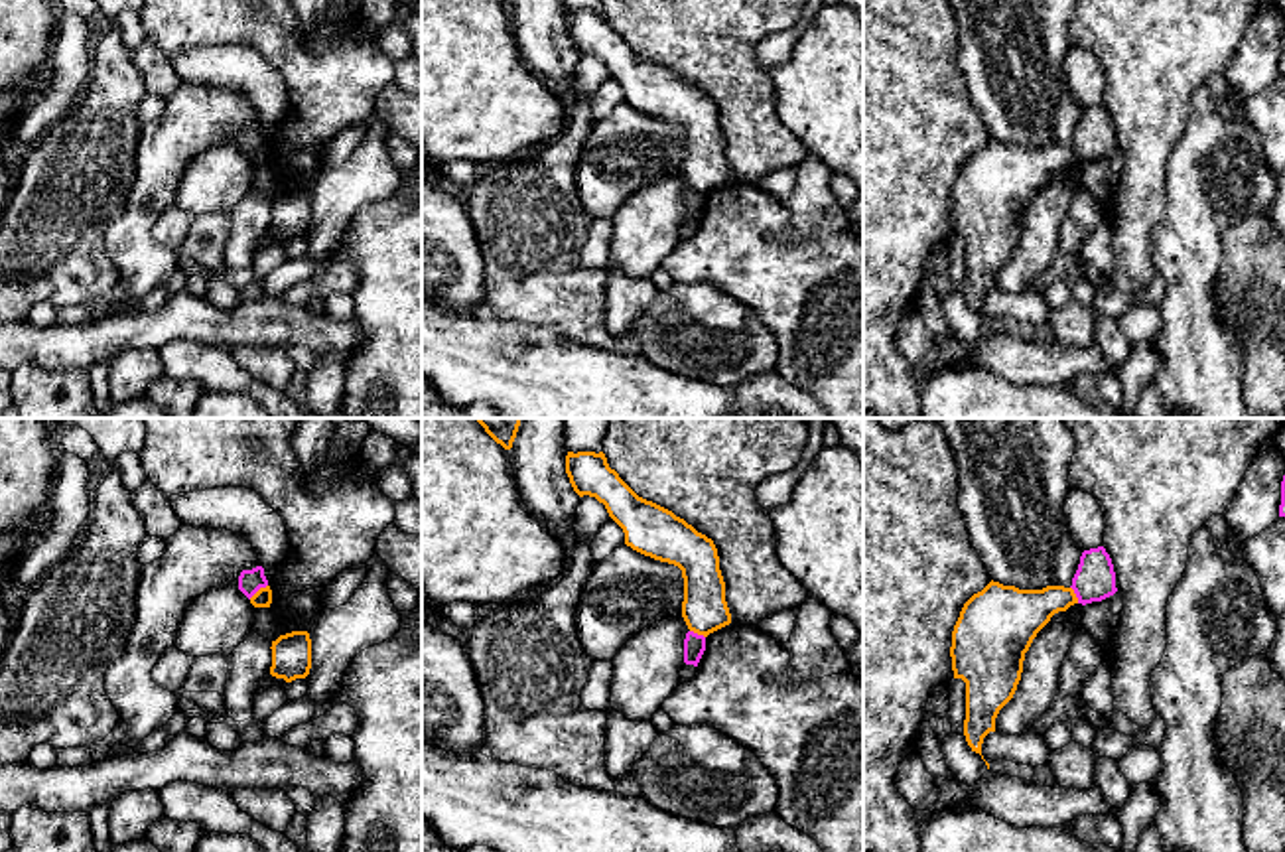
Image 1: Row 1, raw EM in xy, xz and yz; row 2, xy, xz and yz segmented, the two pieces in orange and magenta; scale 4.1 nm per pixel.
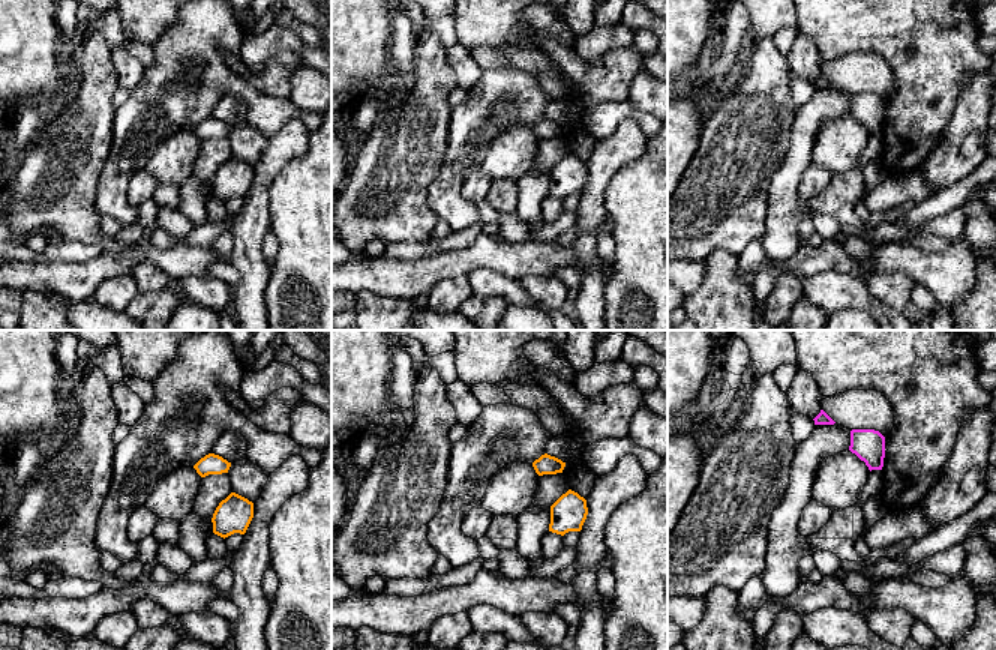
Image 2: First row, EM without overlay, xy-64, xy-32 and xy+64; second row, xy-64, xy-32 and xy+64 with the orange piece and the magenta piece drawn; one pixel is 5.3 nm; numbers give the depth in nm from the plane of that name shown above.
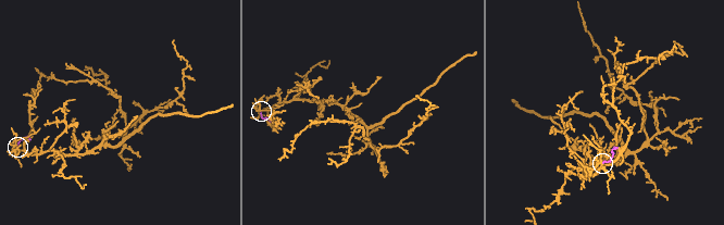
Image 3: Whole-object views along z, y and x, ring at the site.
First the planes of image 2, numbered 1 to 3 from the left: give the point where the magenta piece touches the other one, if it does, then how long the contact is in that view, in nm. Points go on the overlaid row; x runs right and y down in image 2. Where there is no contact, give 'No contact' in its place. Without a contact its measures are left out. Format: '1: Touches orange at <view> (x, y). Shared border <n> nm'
1: No contact
2: No contact
3: No contact

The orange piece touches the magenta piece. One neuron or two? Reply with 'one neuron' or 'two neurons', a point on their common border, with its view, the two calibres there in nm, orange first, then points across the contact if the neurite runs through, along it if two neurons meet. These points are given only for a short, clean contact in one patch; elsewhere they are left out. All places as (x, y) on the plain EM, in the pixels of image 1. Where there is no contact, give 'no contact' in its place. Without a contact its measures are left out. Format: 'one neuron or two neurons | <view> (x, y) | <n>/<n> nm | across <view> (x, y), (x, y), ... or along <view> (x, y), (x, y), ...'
two neurons | xy (259, 148) | 80/100 nm | along xy (267, 142), (249, 156)

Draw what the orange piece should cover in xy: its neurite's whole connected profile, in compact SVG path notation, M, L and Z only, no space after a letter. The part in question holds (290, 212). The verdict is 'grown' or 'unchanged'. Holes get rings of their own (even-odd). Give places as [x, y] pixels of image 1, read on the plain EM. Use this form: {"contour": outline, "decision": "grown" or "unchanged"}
{"contour": "M292 189L272 199L270 233L292 241L305 237L311 227L311 197L307 189Z", "decision": "unchanged"}

